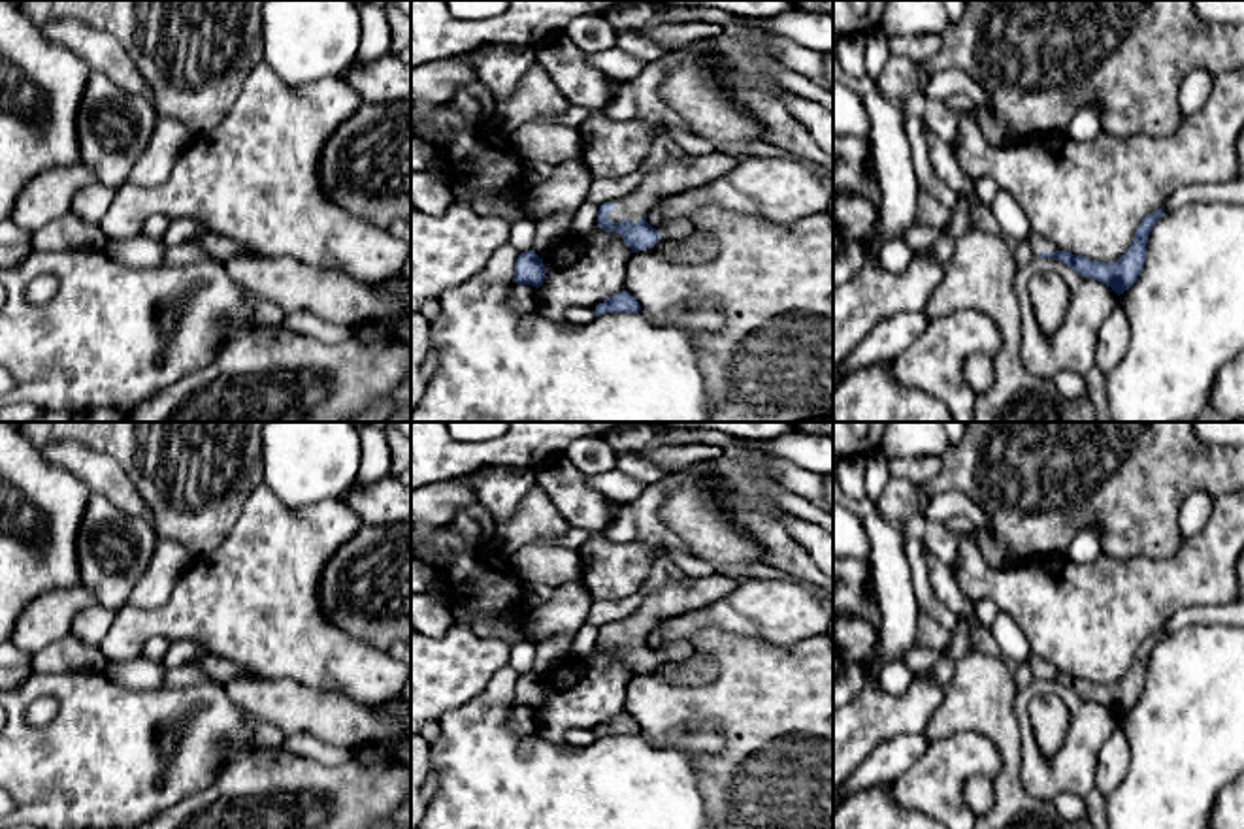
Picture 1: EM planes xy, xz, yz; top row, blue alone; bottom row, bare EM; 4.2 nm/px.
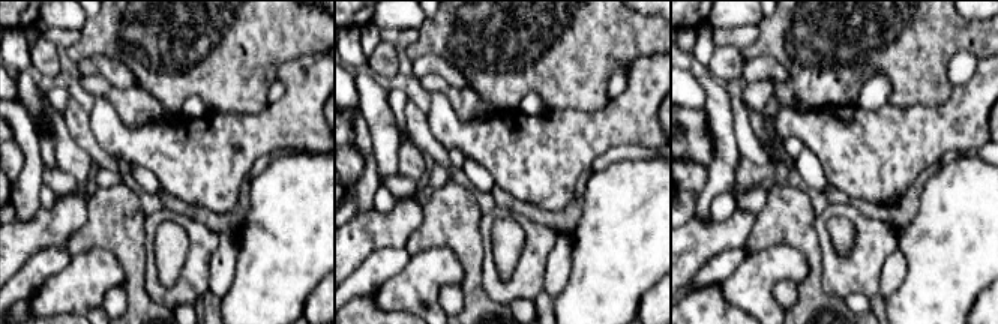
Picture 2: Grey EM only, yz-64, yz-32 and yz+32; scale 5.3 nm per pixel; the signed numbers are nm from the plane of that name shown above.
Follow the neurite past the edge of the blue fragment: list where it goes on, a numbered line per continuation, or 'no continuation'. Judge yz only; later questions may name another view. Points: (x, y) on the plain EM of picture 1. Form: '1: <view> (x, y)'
1: yz (1039, 666)

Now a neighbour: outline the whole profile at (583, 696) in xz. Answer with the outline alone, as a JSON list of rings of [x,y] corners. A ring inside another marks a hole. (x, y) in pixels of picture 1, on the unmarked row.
[[[594,650],[581,661],[560,663],[543,680],[545,701],[537,710],[535,733],[558,746],[573,729],[597,729],[626,712],[631,671],[616,654]]]

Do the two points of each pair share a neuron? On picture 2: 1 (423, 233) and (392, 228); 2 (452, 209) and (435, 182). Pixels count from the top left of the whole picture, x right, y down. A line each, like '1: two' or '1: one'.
1: two
2: two

